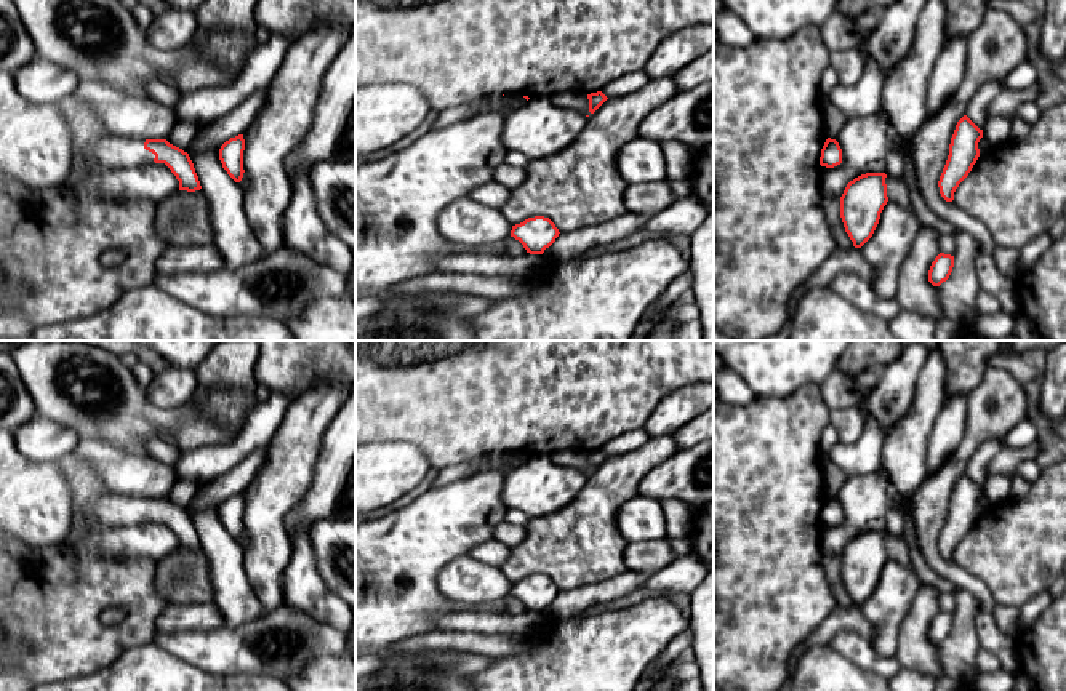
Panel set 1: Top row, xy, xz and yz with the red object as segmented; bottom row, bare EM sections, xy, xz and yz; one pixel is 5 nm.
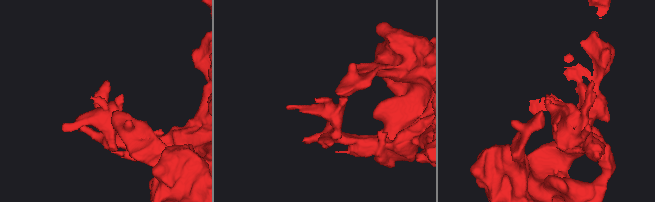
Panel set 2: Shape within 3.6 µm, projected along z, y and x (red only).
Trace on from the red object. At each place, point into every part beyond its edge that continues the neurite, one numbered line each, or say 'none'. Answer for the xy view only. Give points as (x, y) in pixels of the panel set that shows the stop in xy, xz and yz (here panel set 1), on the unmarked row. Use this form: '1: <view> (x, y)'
1: xy (112, 511)

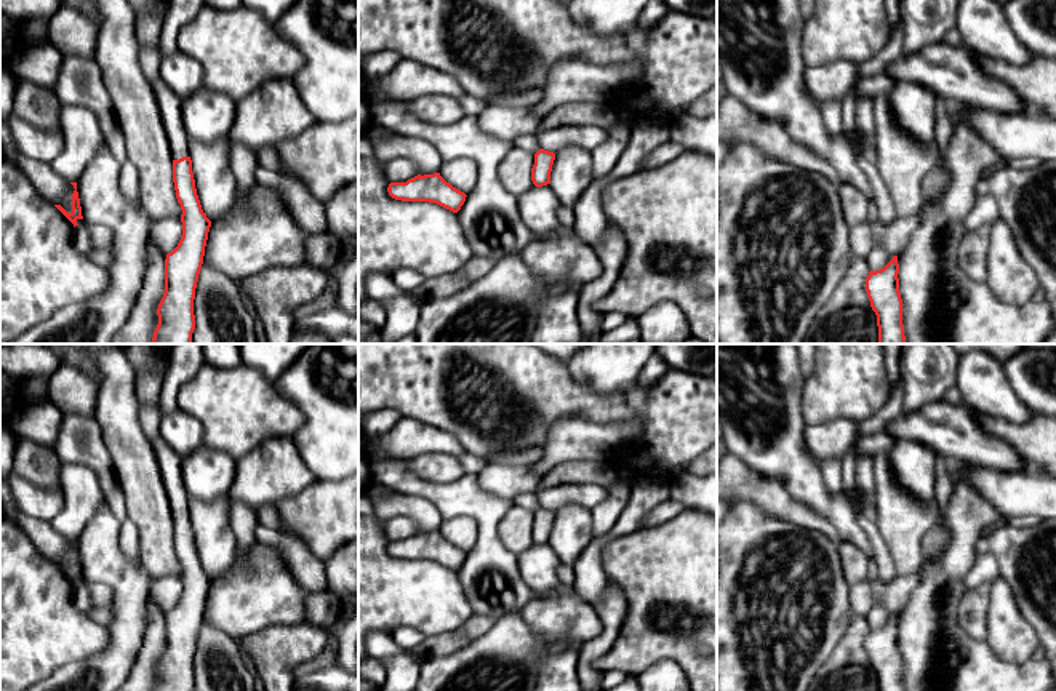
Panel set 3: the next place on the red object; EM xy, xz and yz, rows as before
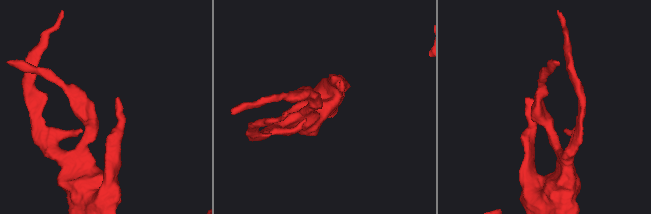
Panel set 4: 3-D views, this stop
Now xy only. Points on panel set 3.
1: xy (168, 461)

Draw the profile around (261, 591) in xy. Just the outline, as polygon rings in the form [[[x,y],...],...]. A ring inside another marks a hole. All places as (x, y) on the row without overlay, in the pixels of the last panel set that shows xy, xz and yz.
[[[256,542],[237,550],[237,566],[211,582],[203,621],[238,640],[270,625],[304,622],[309,595],[282,553]]]

